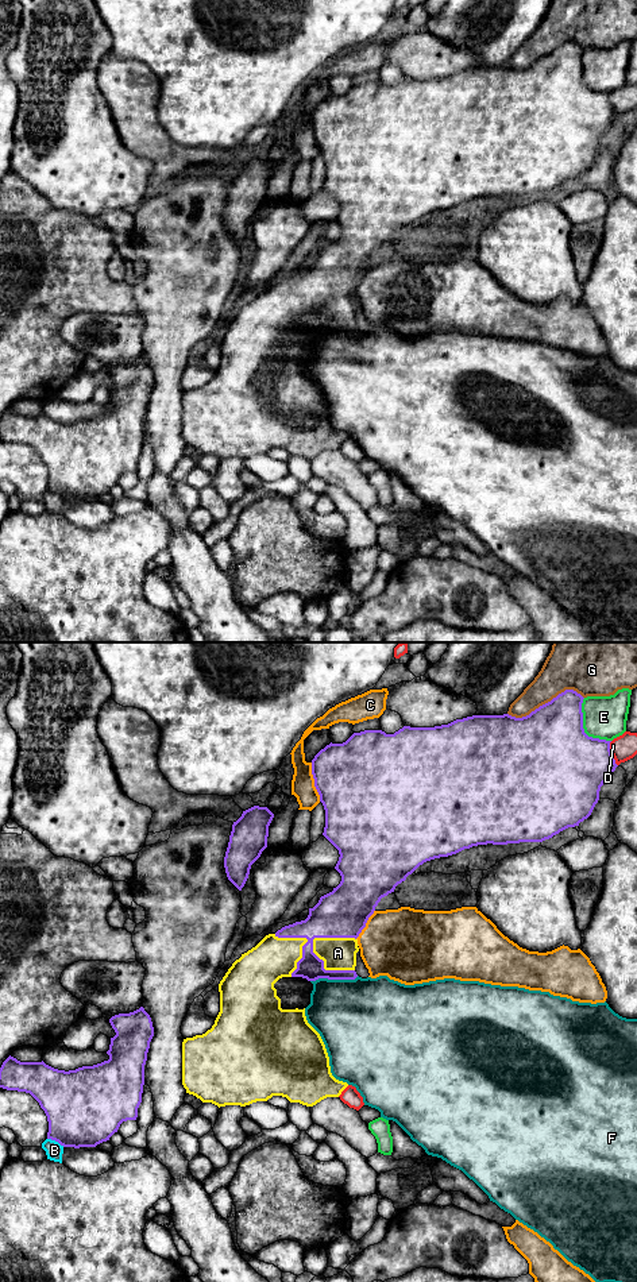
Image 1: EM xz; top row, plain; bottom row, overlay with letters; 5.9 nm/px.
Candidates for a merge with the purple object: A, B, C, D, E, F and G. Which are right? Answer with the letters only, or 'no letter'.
A

